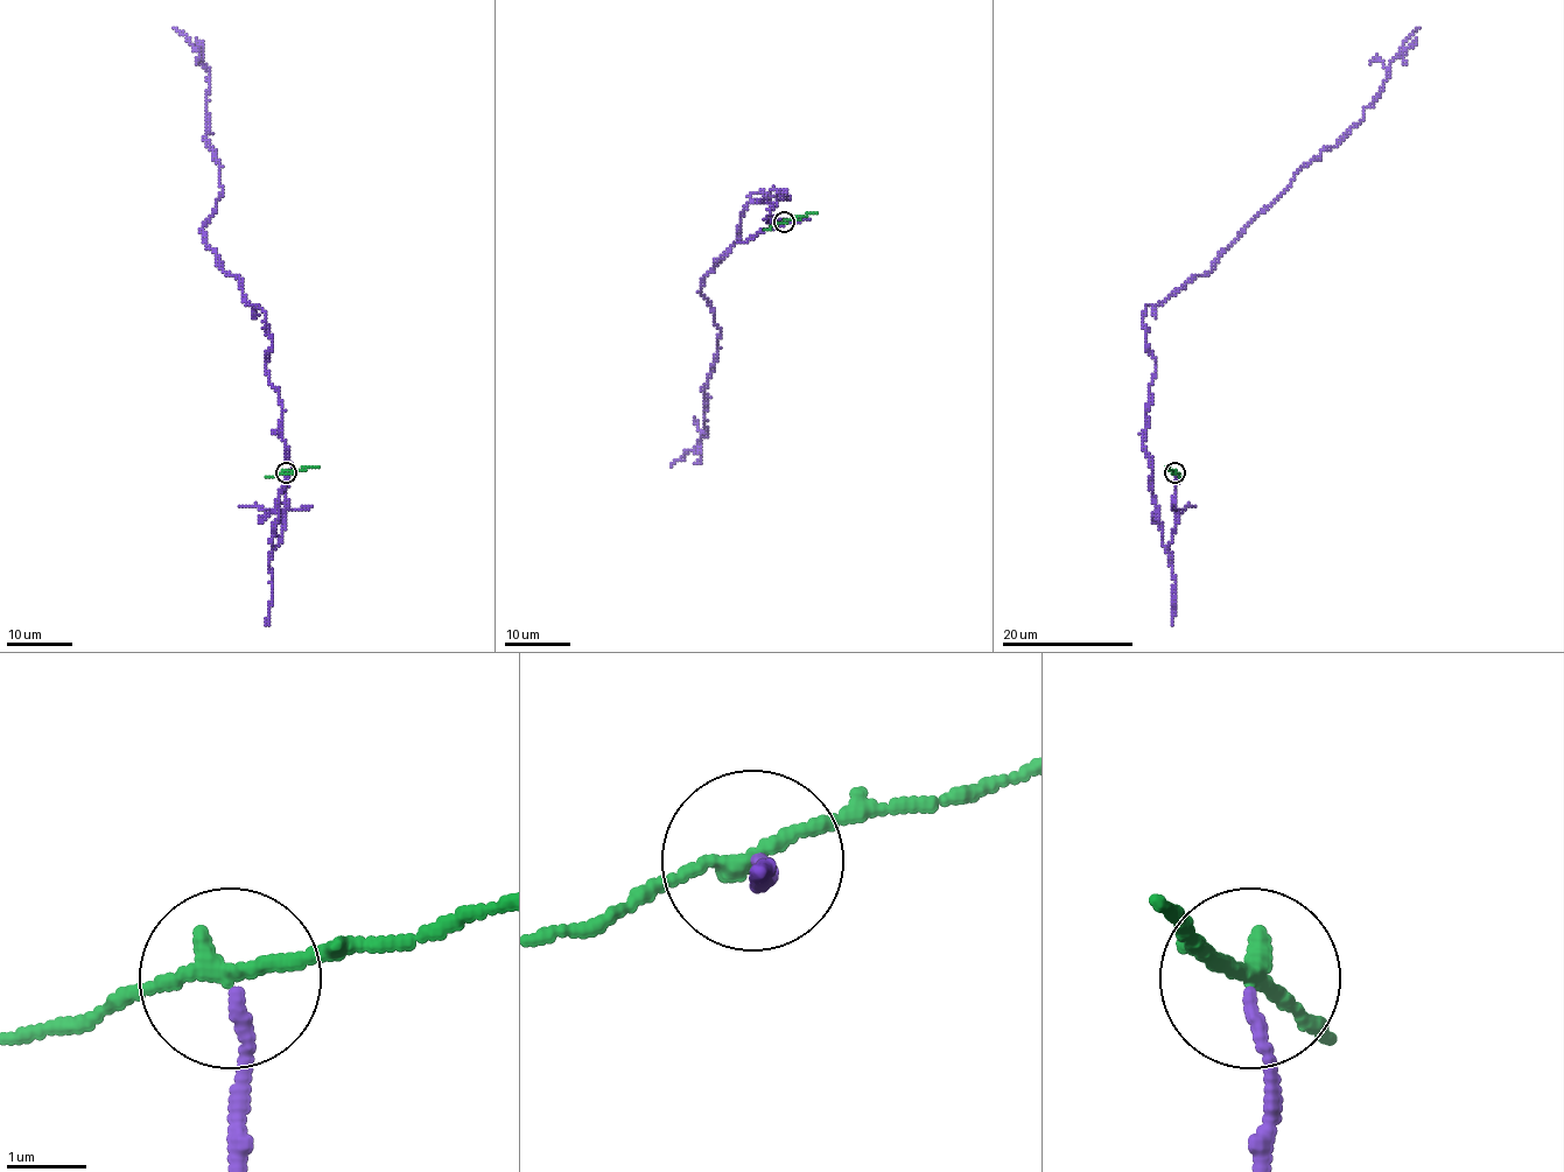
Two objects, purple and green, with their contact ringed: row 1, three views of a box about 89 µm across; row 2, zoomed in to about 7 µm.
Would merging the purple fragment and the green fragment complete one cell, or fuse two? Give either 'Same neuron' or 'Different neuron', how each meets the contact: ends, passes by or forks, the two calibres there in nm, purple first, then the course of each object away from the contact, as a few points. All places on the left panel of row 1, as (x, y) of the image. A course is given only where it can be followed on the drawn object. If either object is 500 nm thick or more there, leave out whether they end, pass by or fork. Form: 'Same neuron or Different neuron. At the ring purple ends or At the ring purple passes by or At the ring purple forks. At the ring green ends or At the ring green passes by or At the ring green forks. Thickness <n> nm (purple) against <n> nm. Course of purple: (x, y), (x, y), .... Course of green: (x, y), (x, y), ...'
Different neuron. At the ring purple ends. At the ring green passes by. Thickness 140 nm (purple) against 220 nm. Course of purple: (286, 474), (273, 547), (292, 463), (272, 336), (205, 240), (222, 193), (209, 69), (174, 27). Course of green: (286, 472), (317, 468)

